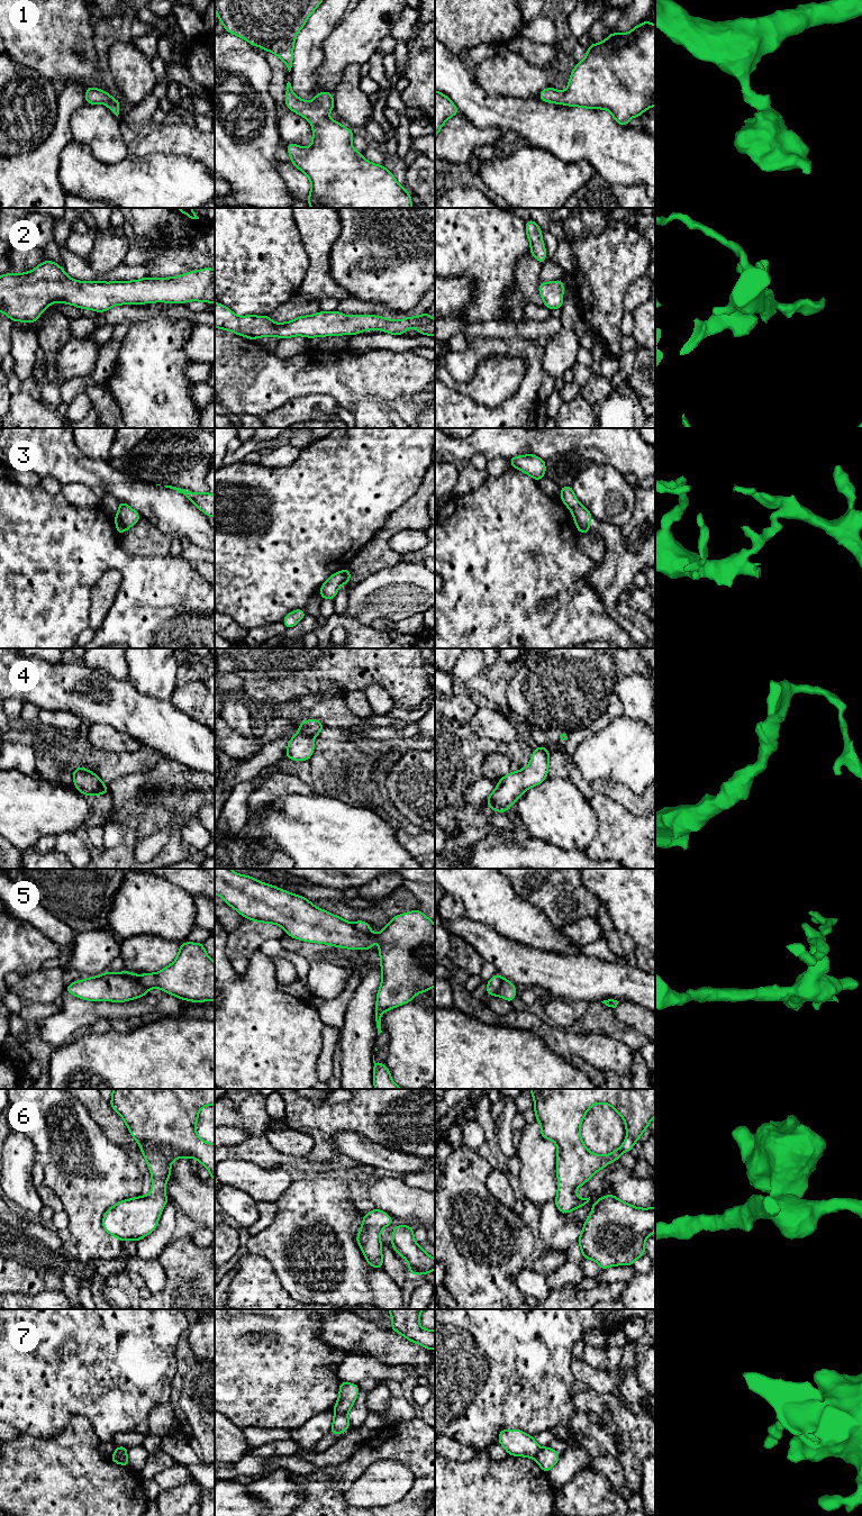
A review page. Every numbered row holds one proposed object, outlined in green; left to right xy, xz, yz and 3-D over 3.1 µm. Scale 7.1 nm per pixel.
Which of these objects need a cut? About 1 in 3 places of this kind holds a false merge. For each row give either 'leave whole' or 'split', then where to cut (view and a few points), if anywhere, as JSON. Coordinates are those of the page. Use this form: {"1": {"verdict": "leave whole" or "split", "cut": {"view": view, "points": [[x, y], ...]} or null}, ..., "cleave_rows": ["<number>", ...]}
{"1": {"verdict": "leave whole", "cut": null}, "2": {"verdict": "leave whole", "cut": null}, "3": {"verdict": "split", "cut": {"view": "xy", "points": [[116, 516], [126, 528]]}}, "4": {"verdict": "leave whole", "cut": null}, "5": {"verdict": "split", "cut": {"view": "xz", "points": [[352, 924], [374, 938]]}}, "6": {"verdict": "leave whole", "cut": null}, "7": {"verdict": "split", "cut": {"view": "xz", "points": [[335, 1412], [344, 1412], [346, 1414]]}}, "cleave_rows": ["3", "5", "7"]}

